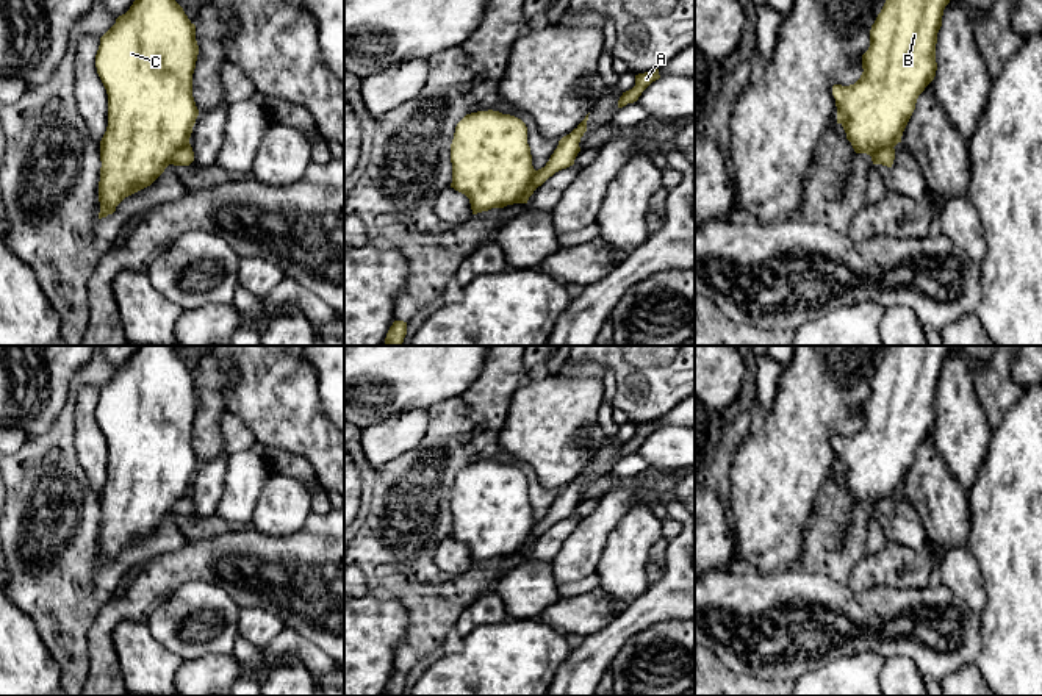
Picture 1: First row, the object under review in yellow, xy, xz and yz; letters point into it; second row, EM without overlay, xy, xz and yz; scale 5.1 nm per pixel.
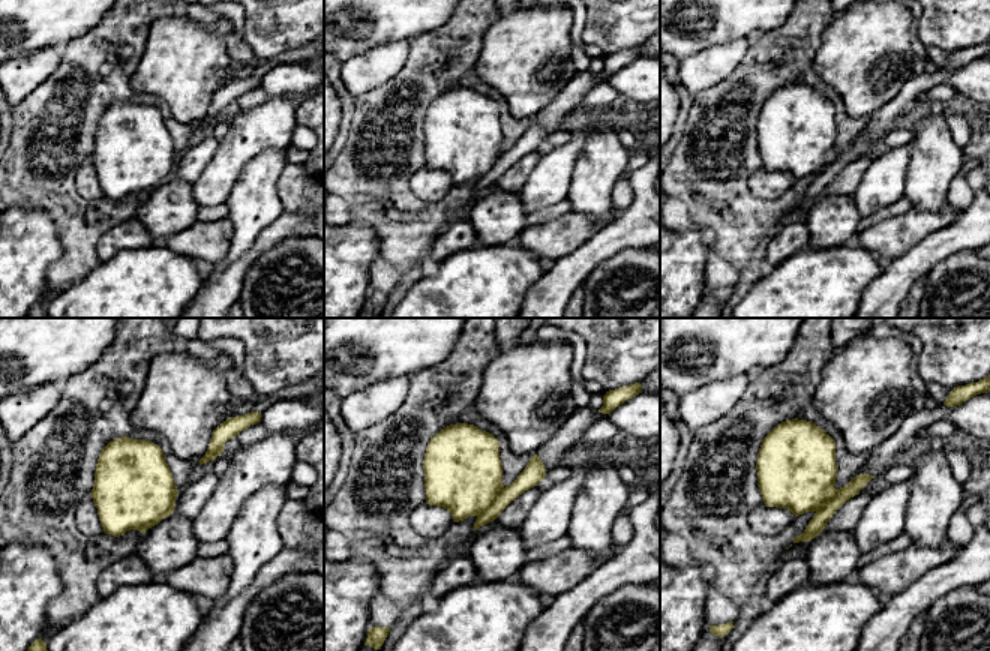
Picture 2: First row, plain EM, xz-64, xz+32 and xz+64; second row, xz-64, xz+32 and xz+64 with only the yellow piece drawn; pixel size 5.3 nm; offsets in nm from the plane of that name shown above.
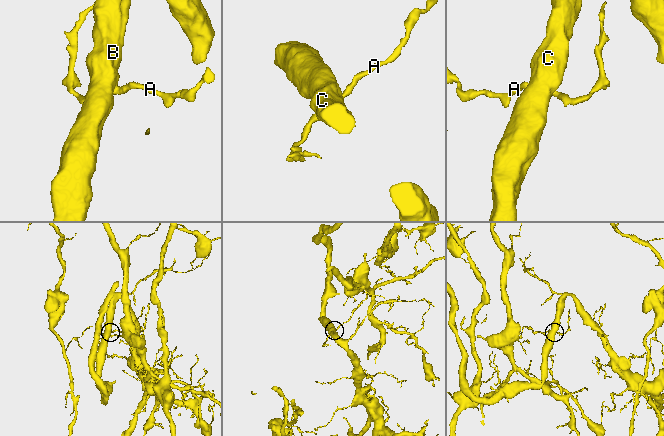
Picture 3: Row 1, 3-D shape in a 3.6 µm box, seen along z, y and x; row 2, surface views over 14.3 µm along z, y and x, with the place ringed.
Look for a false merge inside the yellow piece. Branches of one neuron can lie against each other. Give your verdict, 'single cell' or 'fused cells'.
fused cells

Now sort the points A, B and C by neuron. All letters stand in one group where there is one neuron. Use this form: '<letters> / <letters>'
A / B C

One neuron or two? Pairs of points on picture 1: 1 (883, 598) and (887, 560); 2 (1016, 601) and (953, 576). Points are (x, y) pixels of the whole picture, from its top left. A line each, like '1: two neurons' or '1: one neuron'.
1: two neurons
2: two neurons

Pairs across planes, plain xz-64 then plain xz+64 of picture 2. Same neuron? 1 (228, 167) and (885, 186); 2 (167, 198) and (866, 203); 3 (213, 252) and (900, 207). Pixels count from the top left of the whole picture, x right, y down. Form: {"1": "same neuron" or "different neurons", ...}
{"1": "same neuron", "2": "different neurons", "3": "different neurons"}

